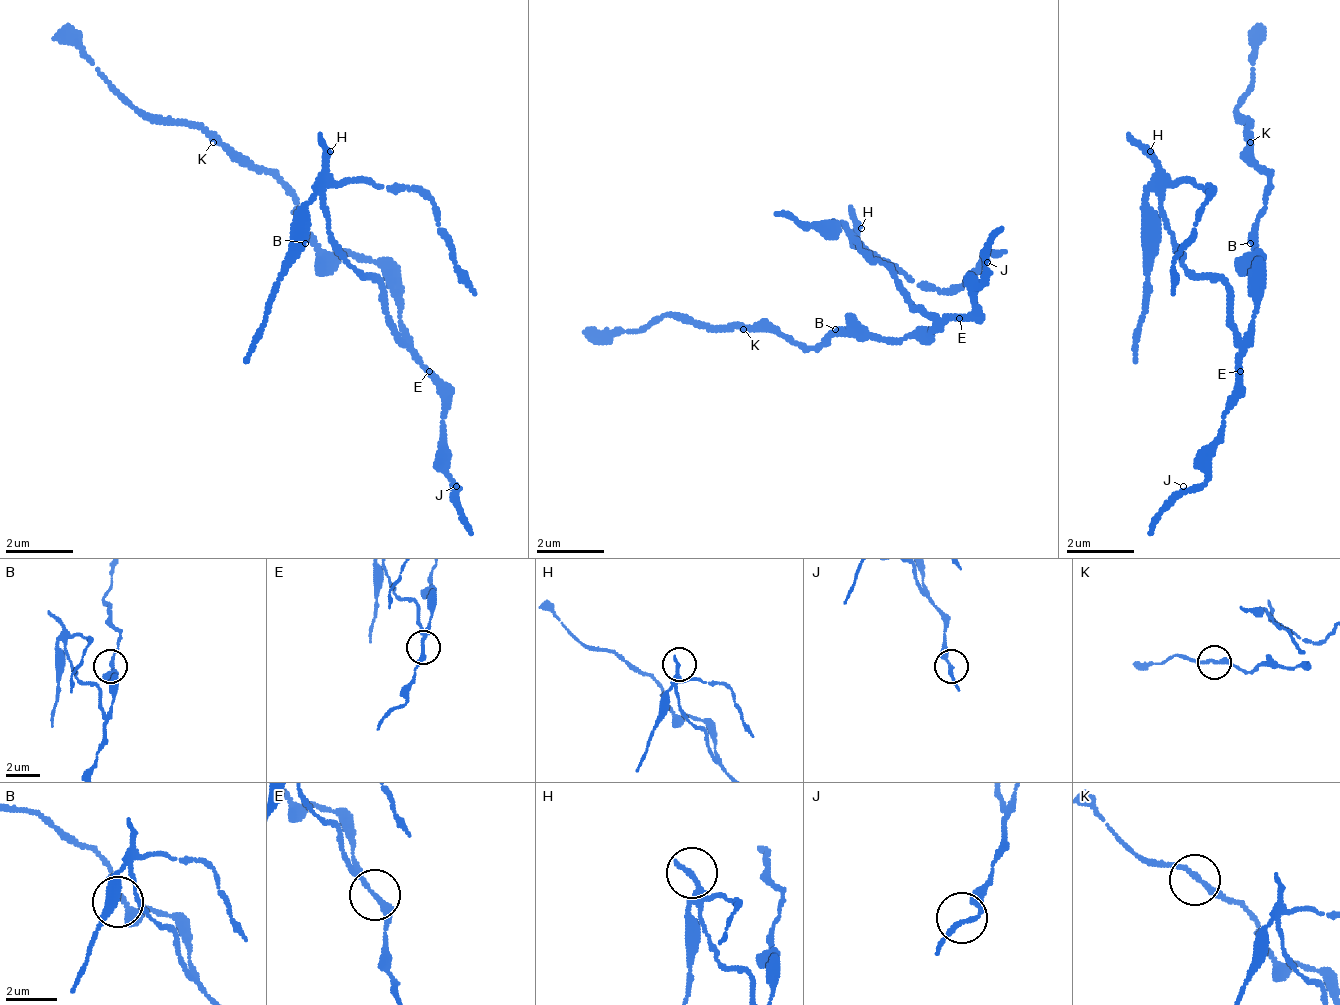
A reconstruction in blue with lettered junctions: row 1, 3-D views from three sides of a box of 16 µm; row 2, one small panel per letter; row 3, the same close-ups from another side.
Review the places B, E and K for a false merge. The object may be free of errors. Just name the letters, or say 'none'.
E

